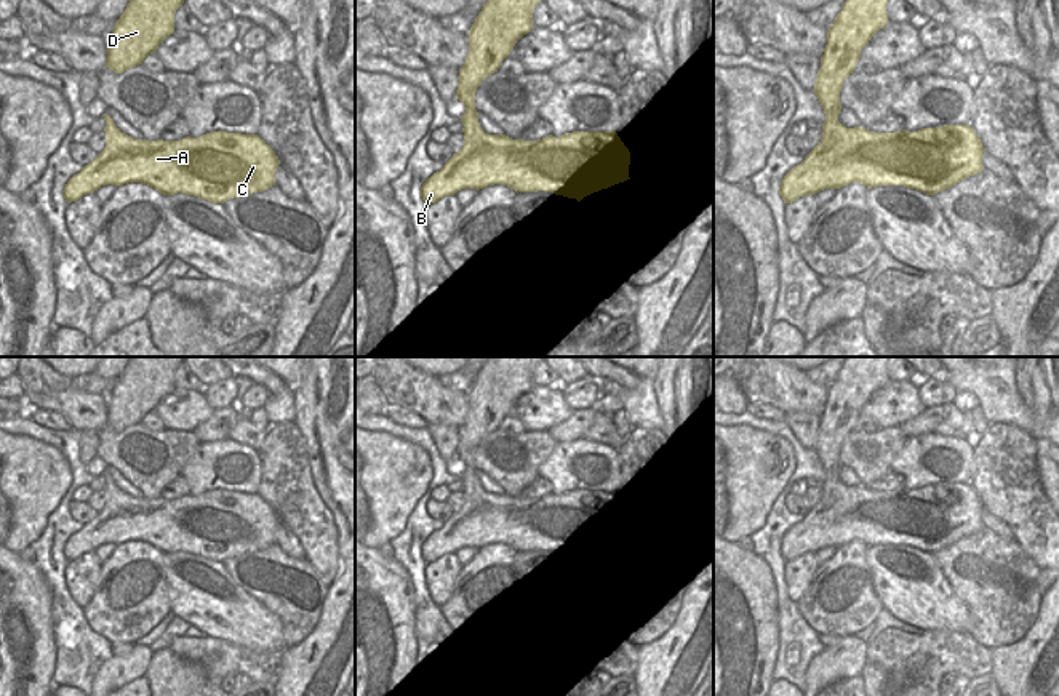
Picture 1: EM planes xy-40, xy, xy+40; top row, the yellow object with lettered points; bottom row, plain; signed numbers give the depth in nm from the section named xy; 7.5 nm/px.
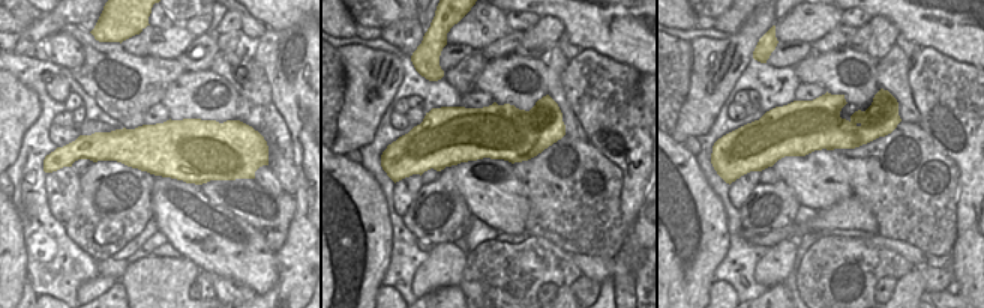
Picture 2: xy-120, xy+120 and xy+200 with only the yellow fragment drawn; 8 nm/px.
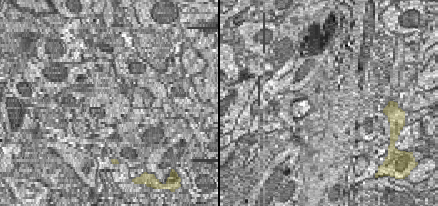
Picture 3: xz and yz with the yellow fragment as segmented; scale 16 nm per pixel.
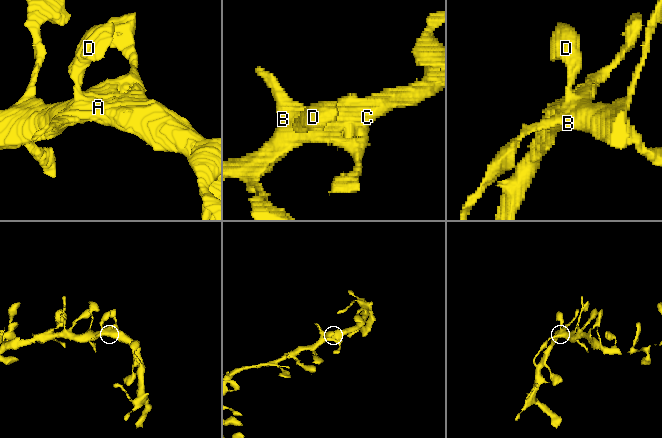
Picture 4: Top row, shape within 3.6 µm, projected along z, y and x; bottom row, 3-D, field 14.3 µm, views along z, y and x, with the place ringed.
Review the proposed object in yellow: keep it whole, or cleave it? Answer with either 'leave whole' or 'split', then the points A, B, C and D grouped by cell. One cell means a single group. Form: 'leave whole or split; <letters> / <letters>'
leave whole; A B C D

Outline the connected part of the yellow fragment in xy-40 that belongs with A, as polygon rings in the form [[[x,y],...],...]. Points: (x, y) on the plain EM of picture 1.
[[[104,472],[102,475],[106,478],[106,506],[67,539],[62,549],[67,562],[109,542],[117,546],[141,541],[163,554],[182,550],[213,562],[224,562],[275,544],[274,533],[280,518],[258,493],[211,490],[200,496],[187,494],[179,499],[146,499],[122,491],[109,474]]]

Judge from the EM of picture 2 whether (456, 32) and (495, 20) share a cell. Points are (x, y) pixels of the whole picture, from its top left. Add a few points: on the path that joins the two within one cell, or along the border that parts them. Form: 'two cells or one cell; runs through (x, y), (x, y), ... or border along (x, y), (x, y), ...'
one cell; runs through (465, 32), (479, 29), (486, 23)

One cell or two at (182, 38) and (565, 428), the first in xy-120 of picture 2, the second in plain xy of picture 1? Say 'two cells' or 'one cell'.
two cells

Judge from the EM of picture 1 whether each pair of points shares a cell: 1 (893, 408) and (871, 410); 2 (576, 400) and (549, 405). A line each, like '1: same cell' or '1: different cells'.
1: same cell
2: different cells

